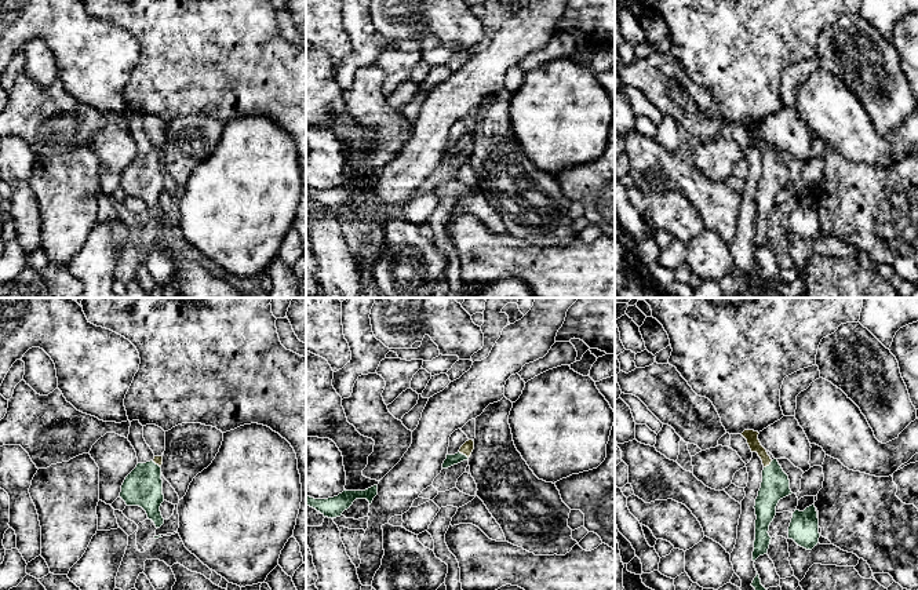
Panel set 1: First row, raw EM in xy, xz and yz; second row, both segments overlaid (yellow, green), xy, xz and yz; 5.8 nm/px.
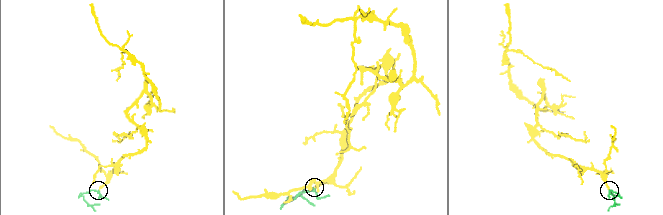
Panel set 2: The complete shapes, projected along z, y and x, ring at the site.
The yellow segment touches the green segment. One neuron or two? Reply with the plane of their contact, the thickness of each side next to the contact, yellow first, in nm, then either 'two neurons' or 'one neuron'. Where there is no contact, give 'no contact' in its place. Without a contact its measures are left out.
contact in yz; calibres 70 and 170 nm; one neuron

